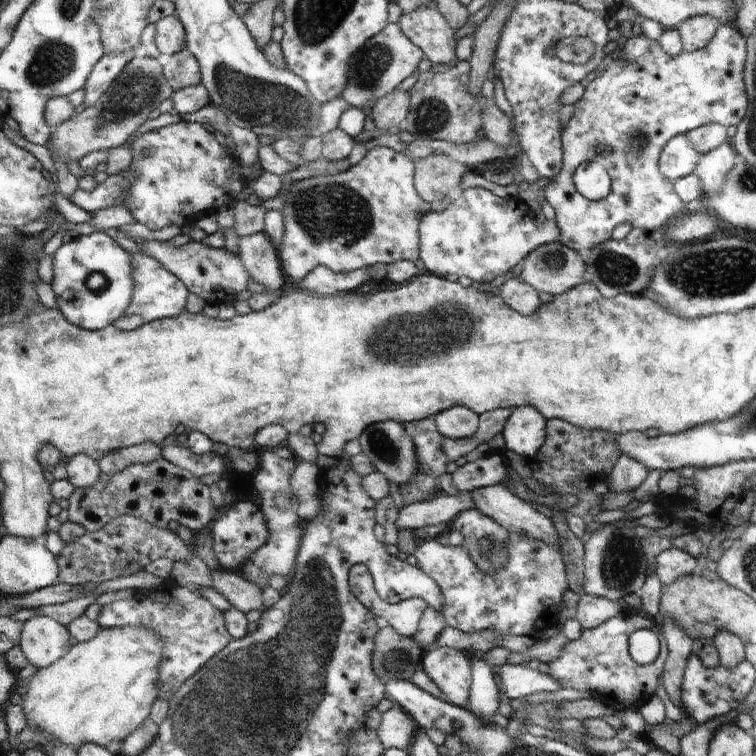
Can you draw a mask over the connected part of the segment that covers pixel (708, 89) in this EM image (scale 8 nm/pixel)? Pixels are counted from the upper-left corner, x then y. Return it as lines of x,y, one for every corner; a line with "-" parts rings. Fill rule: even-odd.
720,24
719,30
715,32
714,38
706,47
695,50
694,52
688,52
682,49
676,56
670,56
663,51
662,45
655,40
641,35
634,35
626,41
624,48
617,52
617,55
612,58
608,64
608,68
604,69
602,76
590,77
585,81
585,89
583,97
574,105
574,115
566,123
563,130
563,147
564,147
564,166
554,178
549,180
549,185
545,186
545,198
550,203
550,206
554,208
556,214
555,223
559,226
559,238
558,242
563,245
568,245
568,248
577,250
588,250
595,247
597,244
603,243
608,239
612,239
612,230
618,226
618,224
630,224
631,228
646,229
648,232
651,230
660,230
666,226
666,222
676,216
676,214
686,213
686,206
684,206
683,199
679,196
679,193
675,191
673,182
663,176
663,173
659,169
659,156
662,154
663,148
671,139
674,139
676,135
683,135
690,132
696,127
707,125
710,123
718,123
728,126
737,126
742,122
747,114
747,107
749,101
747,99
747,89
745,88
745,80
743,75
744,65
747,60
747,39
732,24
-
582,161
594,161
600,163
611,178
612,184
610,192
602,198
602,200
587,202
583,196
573,186
573,174
580,166

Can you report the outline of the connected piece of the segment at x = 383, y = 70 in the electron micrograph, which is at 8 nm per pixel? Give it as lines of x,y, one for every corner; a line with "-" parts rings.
398,23
384,27
380,36
373,36
349,58
349,75
347,87
344,87
342,97
350,107
372,108
384,95
392,92
398,84
412,76
418,70
418,64
424,59
423,49
414,44
408,36
402,32

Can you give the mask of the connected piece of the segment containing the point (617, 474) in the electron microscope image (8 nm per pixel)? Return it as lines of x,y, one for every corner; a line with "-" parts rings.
621,454
611,470
610,479
612,488
607,490
613,493
625,493
636,490
648,476
649,468
627,454

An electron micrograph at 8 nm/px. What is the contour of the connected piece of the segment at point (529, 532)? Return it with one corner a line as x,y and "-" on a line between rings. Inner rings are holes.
492,485
472,492
474,508
499,521
510,534
526,535
547,543
557,544
560,540
551,517
543,515
506,487

